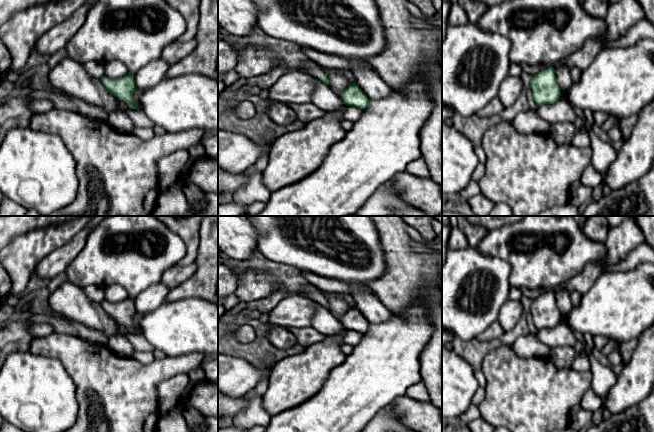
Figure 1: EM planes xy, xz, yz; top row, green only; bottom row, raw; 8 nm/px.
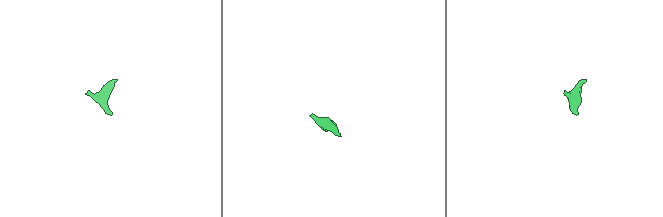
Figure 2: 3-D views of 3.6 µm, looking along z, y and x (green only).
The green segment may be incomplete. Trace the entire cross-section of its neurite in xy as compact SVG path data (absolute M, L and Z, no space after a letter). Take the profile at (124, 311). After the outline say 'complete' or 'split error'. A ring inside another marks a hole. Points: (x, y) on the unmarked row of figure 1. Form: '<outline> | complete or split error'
M128 296L125 300L118 303L103 300L100 304L112 319L127 327L129 333L135 333L138 331L139 328L133 323L133 317L137 314L134 298Z | complete

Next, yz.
M547 291L534 299L530 305L530 312L537 331L556 326L561 320L556 293Z | complete

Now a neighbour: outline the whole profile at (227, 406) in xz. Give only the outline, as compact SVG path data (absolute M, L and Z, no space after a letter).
M218 392L218 414L222 417L235 417L241 413L247 405L248 401L244 398L244 396L229 397L221 392Z

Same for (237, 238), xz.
M218 216L218 251L235 260L246 260L257 250L260 234L246 216Z

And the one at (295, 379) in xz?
M342 325L338 333L325 335L321 342L311 344L302 353L290 355L274 363L269 373L267 390L262 396L263 407L270 416L299 406L321 390L330 370L346 359L341 350L345 333L346 329Z

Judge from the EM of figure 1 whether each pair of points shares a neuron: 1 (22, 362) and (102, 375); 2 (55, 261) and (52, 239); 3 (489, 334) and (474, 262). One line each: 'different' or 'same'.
1: different
2: different
3: different

